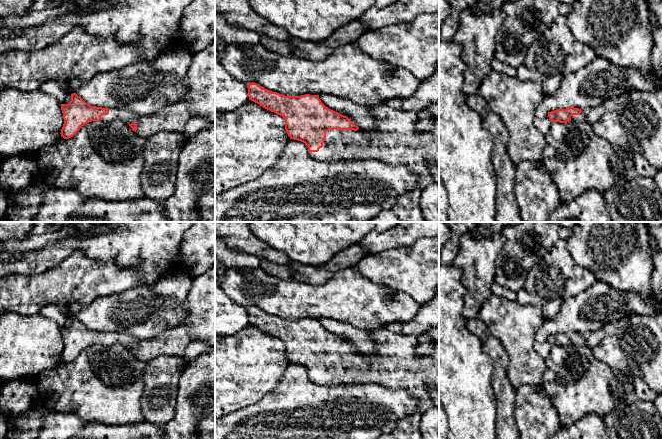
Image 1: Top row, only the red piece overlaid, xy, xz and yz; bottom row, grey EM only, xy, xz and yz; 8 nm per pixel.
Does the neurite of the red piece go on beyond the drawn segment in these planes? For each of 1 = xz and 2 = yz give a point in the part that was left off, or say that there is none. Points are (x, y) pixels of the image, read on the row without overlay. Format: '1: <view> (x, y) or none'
1: xz (393, 364)
2: yz (590, 339)

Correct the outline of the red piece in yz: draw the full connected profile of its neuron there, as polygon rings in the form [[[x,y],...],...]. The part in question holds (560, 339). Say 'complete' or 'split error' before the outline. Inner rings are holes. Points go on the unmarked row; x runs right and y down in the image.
split error; [[[603,328],[595,332],[579,333],[569,331],[566,333],[557,333],[548,337],[548,341],[552,346],[567,347],[572,345],[584,345],[591,349],[597,346],[604,337]]]

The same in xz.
split error; [[[254,306],[247,308],[247,312],[249,324],[282,340],[290,363],[305,367],[310,379],[319,385],[374,383],[391,390],[408,392],[417,401],[417,408],[411,415],[397,421],[391,435],[395,439],[422,439],[420,431],[422,414],[434,407],[427,385],[433,384],[439,391],[439,341],[436,341],[431,355],[417,356],[416,337],[393,332],[389,327],[382,327],[370,331],[376,349],[367,356],[360,356],[359,351],[347,340],[327,332],[319,323],[319,319],[285,320]]]

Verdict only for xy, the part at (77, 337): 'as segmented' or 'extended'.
extended

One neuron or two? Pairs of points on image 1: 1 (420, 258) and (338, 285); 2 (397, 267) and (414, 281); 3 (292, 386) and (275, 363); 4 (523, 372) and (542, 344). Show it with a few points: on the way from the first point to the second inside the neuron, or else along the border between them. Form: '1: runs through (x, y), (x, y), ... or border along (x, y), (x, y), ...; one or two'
1: border along (353, 266), (360, 274), (386, 285); two
2: runs through (401, 268), (410, 277); one
3: border along (289, 362), (283, 377), (276, 387), (269, 392); two
4: border along (538, 329), (535, 335), (534, 348), (544, 360); two

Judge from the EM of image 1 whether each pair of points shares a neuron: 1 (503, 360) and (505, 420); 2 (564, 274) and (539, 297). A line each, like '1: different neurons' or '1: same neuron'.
1: same neuron
2: same neuron

